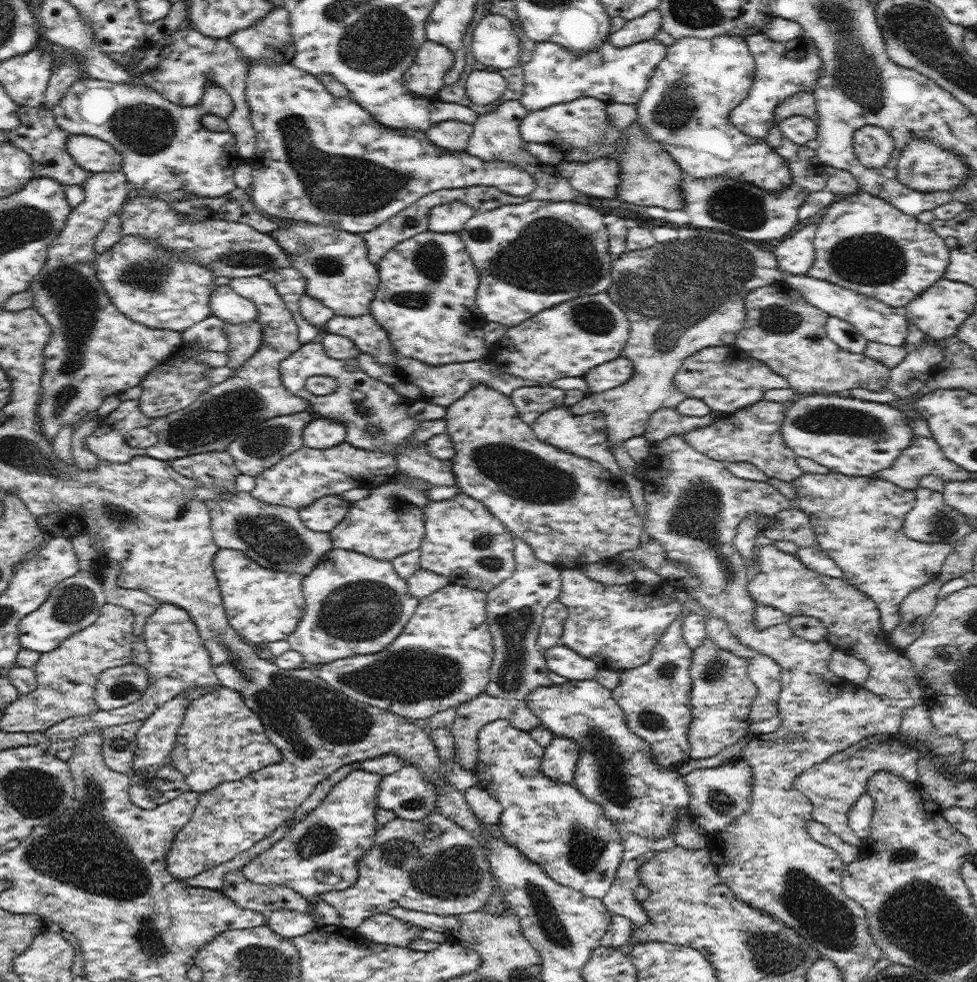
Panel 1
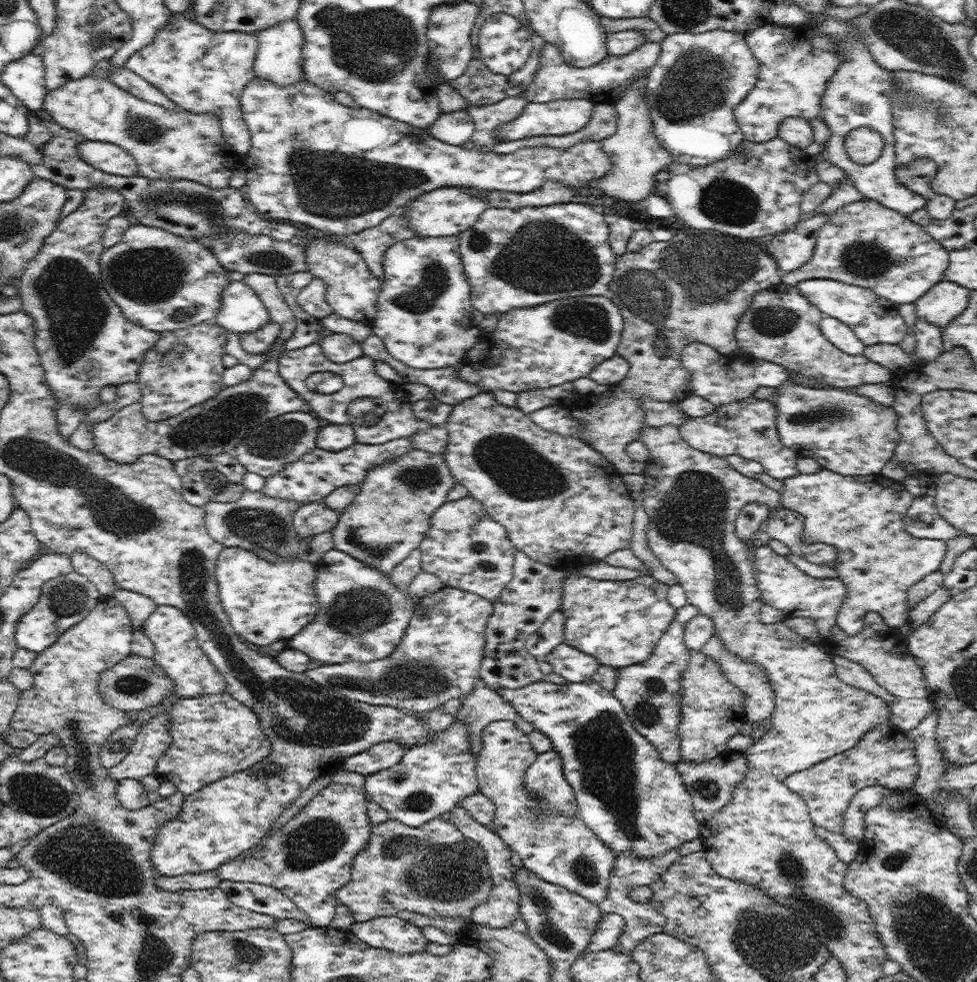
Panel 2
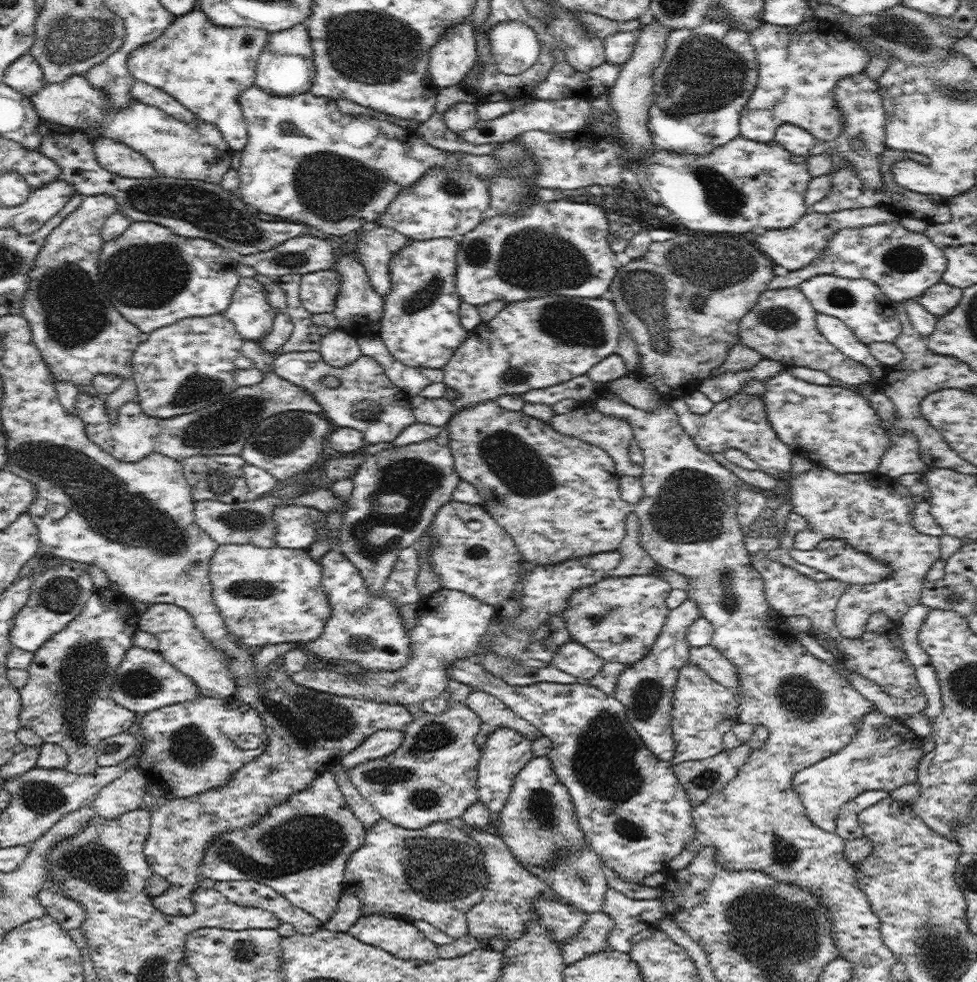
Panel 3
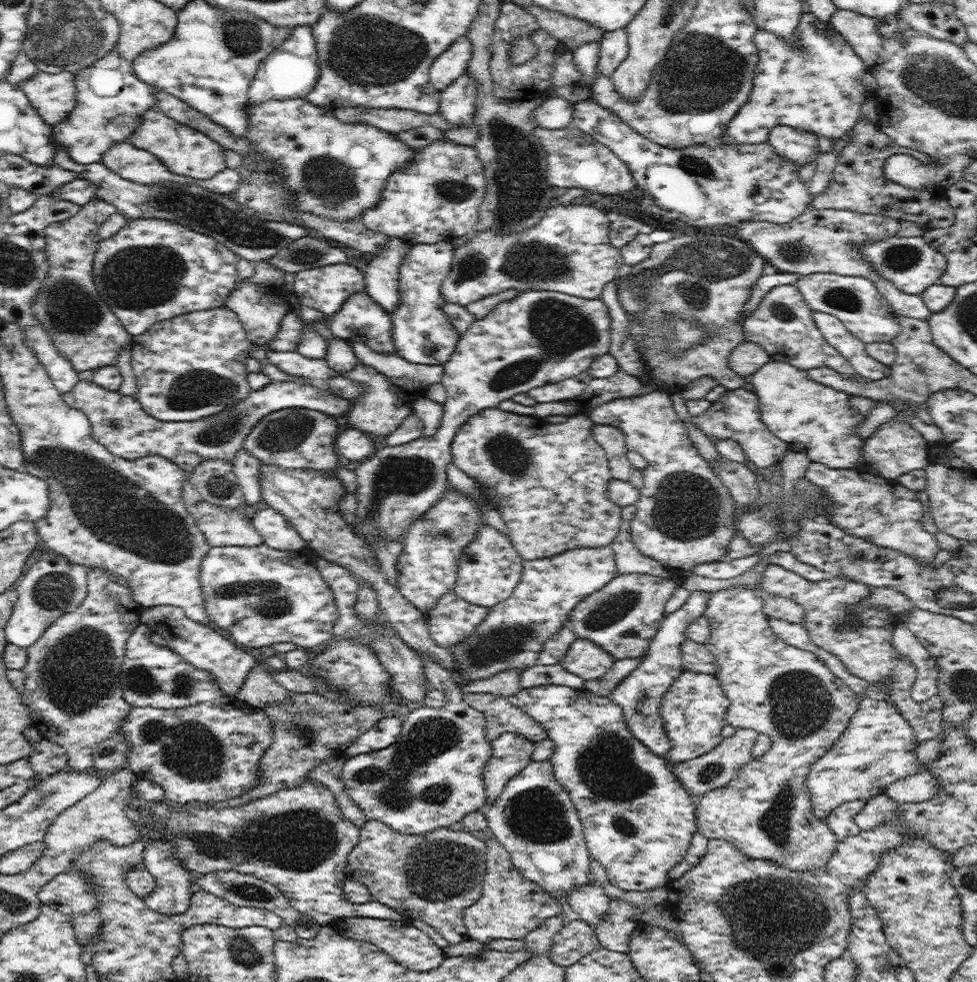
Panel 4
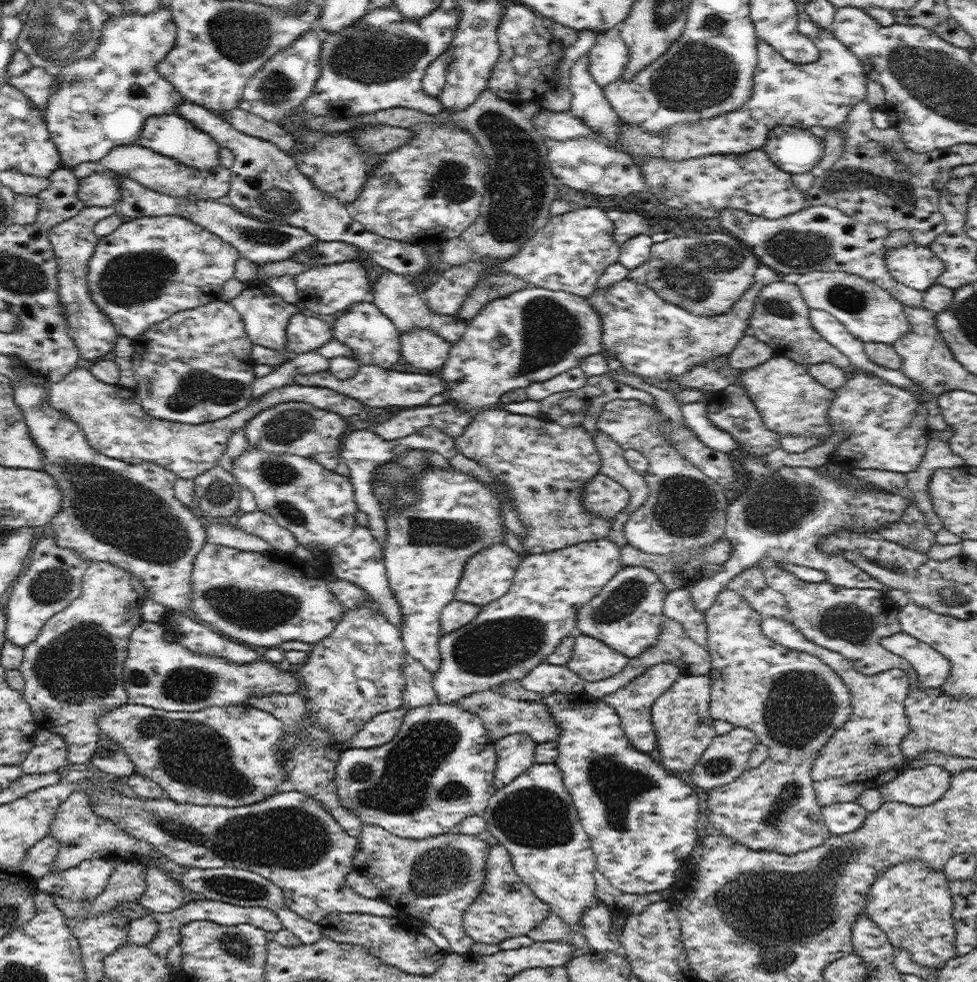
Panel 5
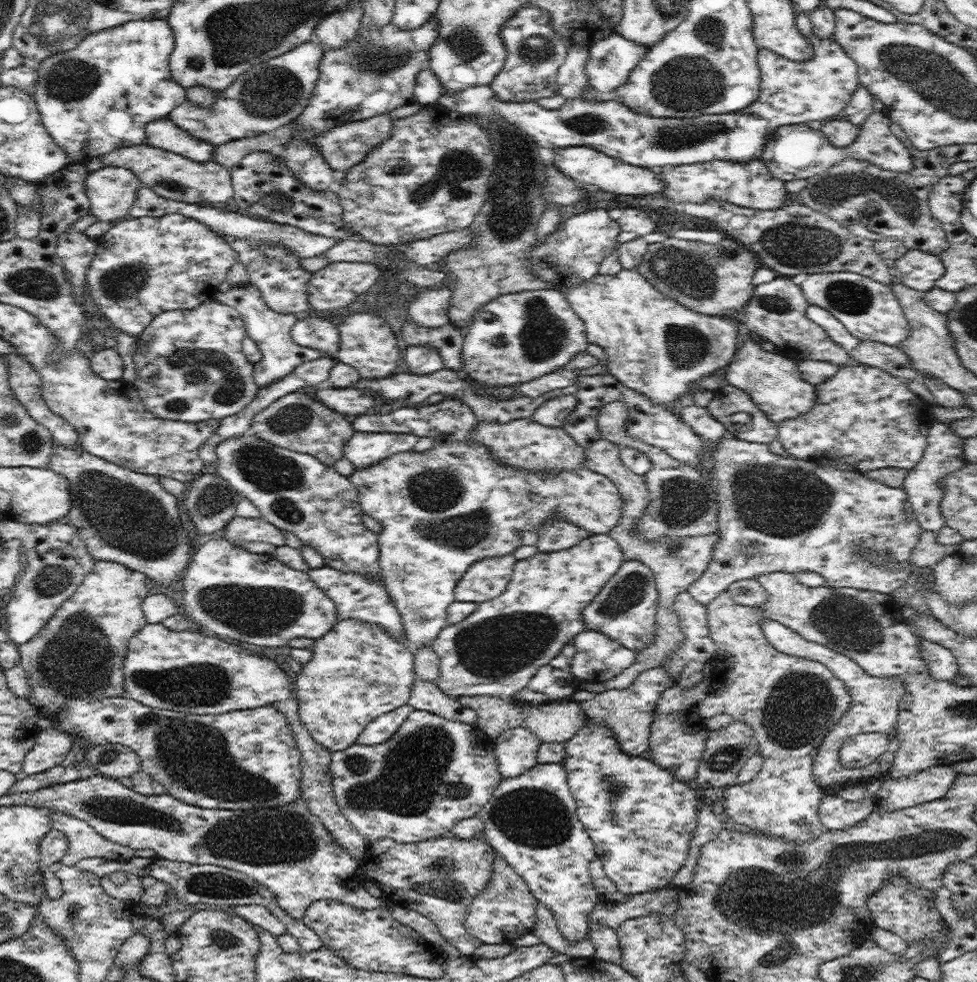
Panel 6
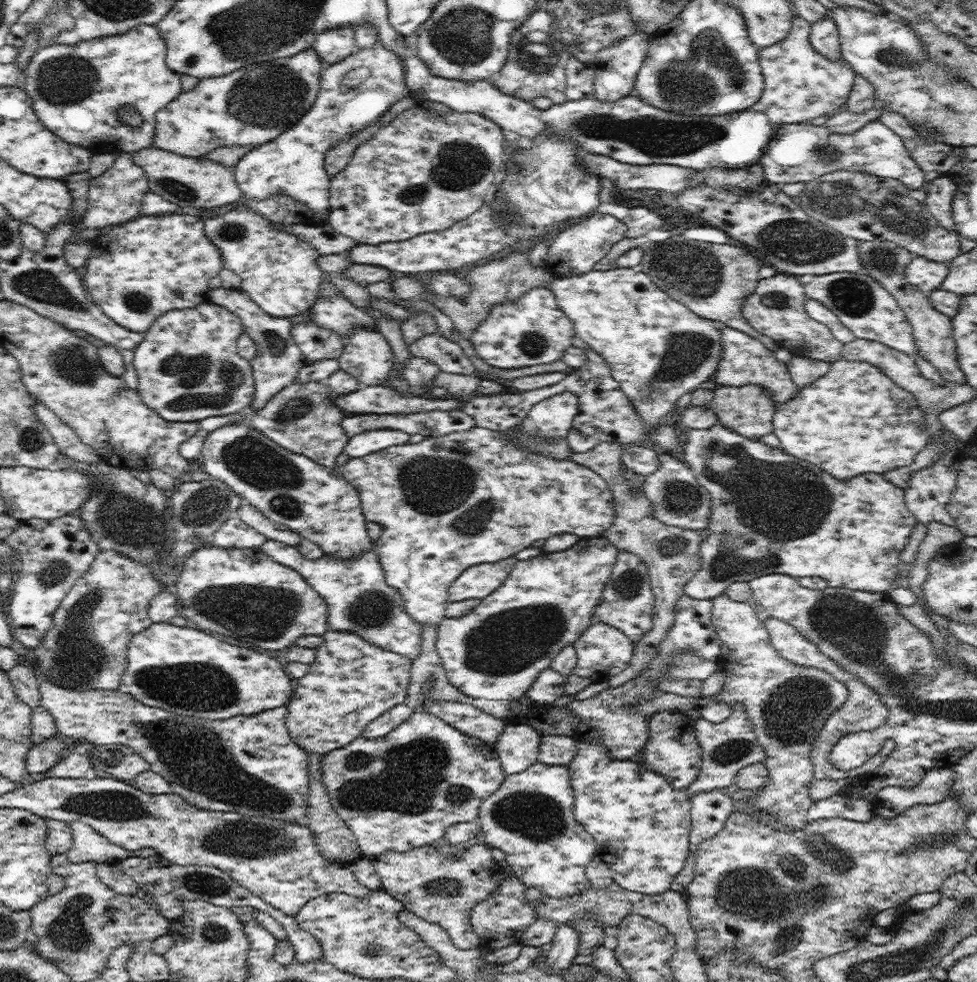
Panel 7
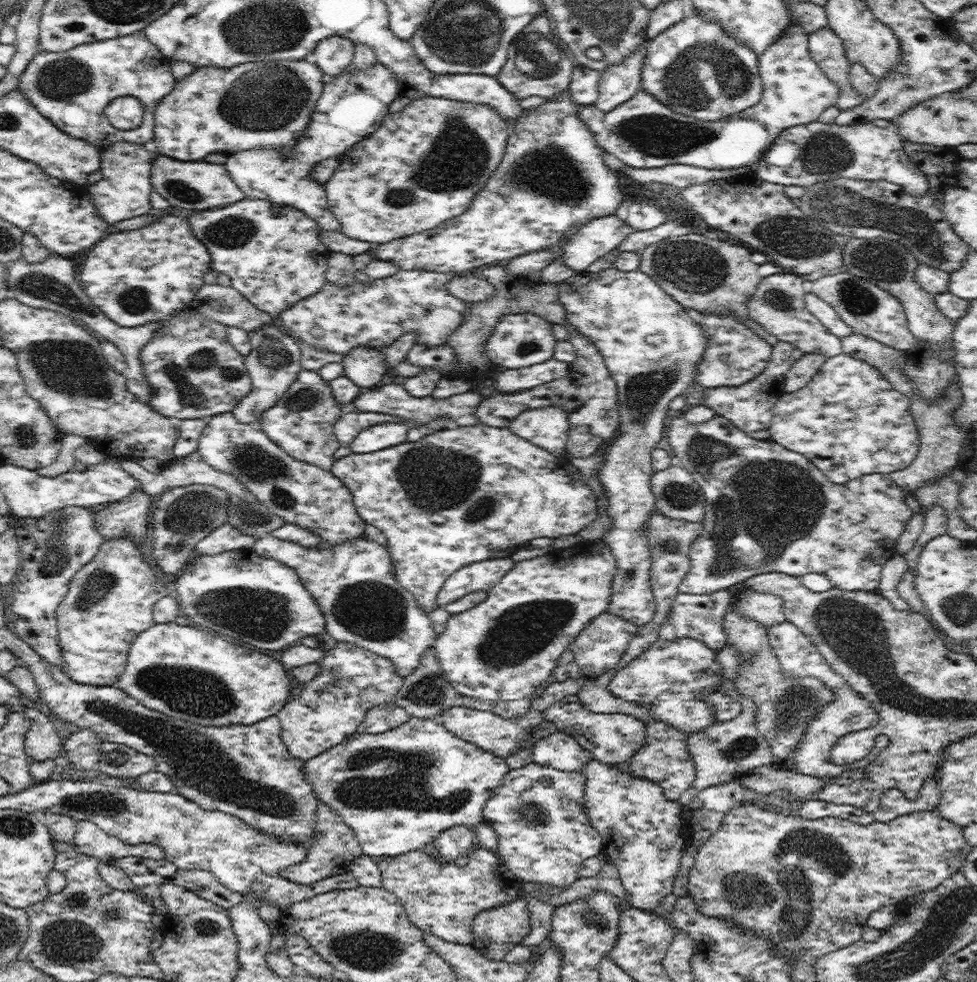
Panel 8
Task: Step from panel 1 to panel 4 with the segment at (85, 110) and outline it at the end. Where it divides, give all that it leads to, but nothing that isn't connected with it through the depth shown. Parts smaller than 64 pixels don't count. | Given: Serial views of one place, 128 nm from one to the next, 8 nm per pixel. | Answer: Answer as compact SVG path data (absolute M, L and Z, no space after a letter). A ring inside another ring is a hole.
M39 70L33 78L19 84L19 87L42 120L55 125L74 109L76 88L73 81L74 74L70 72L52 75ZM157 108L147 111L142 116L140 128L136 128L136 132L128 138L128 141L136 148L152 152L171 172L179 176L189 175L194 179L207 180L227 167L224 146L220 146L216 140L212 140L203 132L176 122Z

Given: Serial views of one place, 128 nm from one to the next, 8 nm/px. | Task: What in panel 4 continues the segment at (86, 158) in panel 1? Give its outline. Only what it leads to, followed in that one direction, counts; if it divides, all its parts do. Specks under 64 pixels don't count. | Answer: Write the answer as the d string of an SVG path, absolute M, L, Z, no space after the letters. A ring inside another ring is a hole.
M128 140L112 144L112 146L104 152L101 162L104 163L109 170L116 172L116 175L119 175L121 178L147 186L156 184L166 186L195 185L196 187L206 188L206 190L212 190L212 192L218 192L218 194L229 194L236 190L238 182L241 180L241 174L238 169L231 169L228 167L224 168L224 170L218 172L215 176L212 176L212 178L208 178L207 180L194 179L189 175L179 176L178 174L171 172L169 168L162 163L162 160L152 154L152 152L136 148L136 146Z

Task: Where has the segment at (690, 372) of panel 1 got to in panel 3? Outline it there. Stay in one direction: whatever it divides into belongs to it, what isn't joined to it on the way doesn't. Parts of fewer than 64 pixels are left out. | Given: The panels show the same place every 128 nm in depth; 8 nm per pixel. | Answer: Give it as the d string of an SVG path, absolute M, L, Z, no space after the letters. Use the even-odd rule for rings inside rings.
M763 358L754 368L746 370L746 372L720 372L720 374L713 375L712 378L708 376L698 384L696 390L717 403L740 393L746 381L754 379L766 382L770 377L786 368L786 365L778 361Z

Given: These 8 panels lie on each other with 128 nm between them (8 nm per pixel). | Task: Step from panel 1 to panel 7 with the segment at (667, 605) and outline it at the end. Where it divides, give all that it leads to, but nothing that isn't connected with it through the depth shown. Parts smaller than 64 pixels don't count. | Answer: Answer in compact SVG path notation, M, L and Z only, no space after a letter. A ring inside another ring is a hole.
M618 550L611 578L606 584L596 612L594 612L595 620L604 621L604 623L622 630L624 635L630 637L630 640L636 644L653 625L652 613L655 595L652 593L650 582L647 565L632 552Z

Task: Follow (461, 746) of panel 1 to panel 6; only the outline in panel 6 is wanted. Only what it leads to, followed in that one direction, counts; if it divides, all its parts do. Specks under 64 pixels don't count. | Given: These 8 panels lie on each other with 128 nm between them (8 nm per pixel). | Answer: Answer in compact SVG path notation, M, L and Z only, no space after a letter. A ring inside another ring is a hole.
M464 696L458 698L460 705L468 706L478 715L476 726L493 740L500 733L514 727L529 727L541 742L565 743L582 728L584 712L581 703L575 700L568 702L529 703L516 697L496 698L494 696Z

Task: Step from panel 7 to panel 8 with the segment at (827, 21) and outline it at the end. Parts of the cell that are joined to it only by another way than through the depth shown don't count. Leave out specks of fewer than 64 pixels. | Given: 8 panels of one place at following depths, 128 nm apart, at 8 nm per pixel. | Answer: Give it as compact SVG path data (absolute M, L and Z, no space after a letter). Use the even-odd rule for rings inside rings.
M830 27L820 28L809 33L808 47L812 60L820 71L836 86L838 96L835 106L840 110L849 110L866 103L850 81L851 62L847 58L843 42Z

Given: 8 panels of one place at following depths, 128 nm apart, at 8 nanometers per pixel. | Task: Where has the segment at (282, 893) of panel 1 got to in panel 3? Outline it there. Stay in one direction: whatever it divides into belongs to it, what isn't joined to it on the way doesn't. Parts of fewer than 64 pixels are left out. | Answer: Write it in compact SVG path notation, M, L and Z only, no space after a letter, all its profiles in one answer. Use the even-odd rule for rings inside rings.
M255 880L216 881L214 888L230 902L240 906L261 908L274 913L280 922L292 924L298 934L312 934L323 922L310 913L294 906L275 888Z

